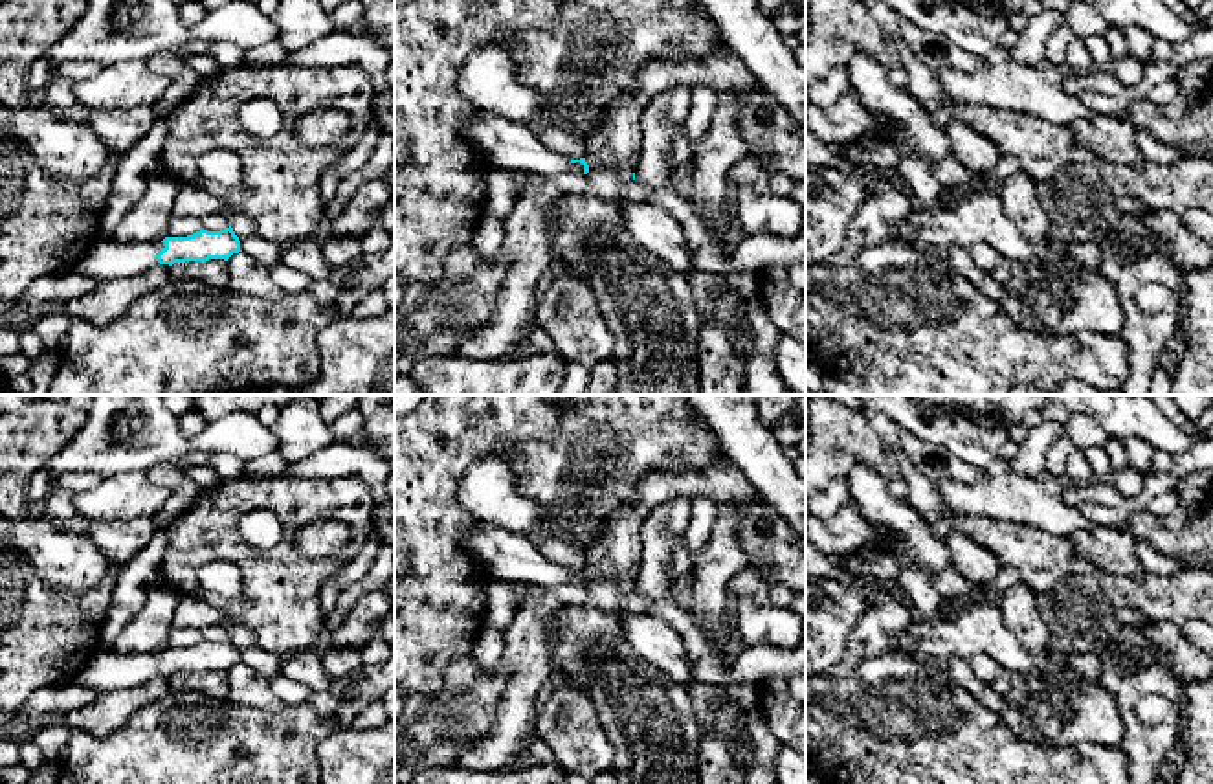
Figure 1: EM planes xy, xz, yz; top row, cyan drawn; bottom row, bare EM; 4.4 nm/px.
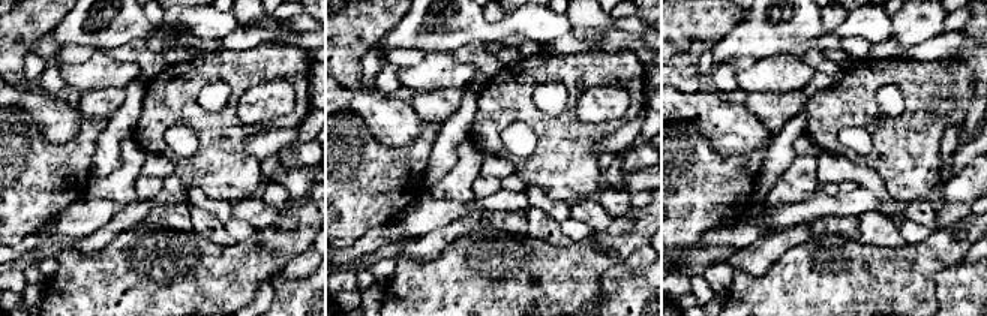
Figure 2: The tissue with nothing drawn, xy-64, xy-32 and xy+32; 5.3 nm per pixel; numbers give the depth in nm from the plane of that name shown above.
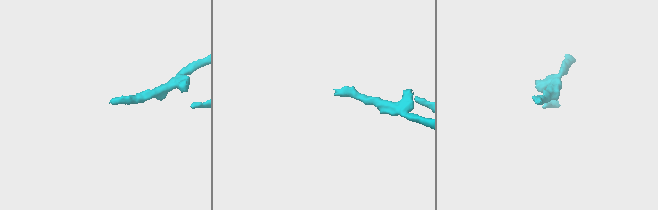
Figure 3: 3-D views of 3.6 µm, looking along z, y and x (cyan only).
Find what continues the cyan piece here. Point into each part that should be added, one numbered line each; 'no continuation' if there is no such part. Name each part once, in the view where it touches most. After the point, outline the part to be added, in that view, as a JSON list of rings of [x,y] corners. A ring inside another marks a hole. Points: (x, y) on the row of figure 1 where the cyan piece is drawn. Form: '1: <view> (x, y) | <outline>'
1: xy (107, 259) | [[[99,237],[81,259],[81,274],[95,279],[99,285],[114,279],[136,275],[158,263],[156,255],[165,248],[165,242],[139,244],[117,242],[112,237]]]

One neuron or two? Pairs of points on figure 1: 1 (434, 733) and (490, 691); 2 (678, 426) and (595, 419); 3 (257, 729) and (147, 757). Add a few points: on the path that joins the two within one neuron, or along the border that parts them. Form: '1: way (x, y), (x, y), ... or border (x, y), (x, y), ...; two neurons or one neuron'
1: way (448, 724), (463, 718), (476, 705); one neuron
2: way (657, 426), (639, 419), (615, 419); one neuron
3: way (230, 748), (224, 753), (208, 757), (175, 757); one neuron

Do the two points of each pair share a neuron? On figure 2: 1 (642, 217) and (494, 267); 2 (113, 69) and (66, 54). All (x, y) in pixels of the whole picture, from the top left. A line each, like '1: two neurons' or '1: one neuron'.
1: one neuron
2: two neurons

